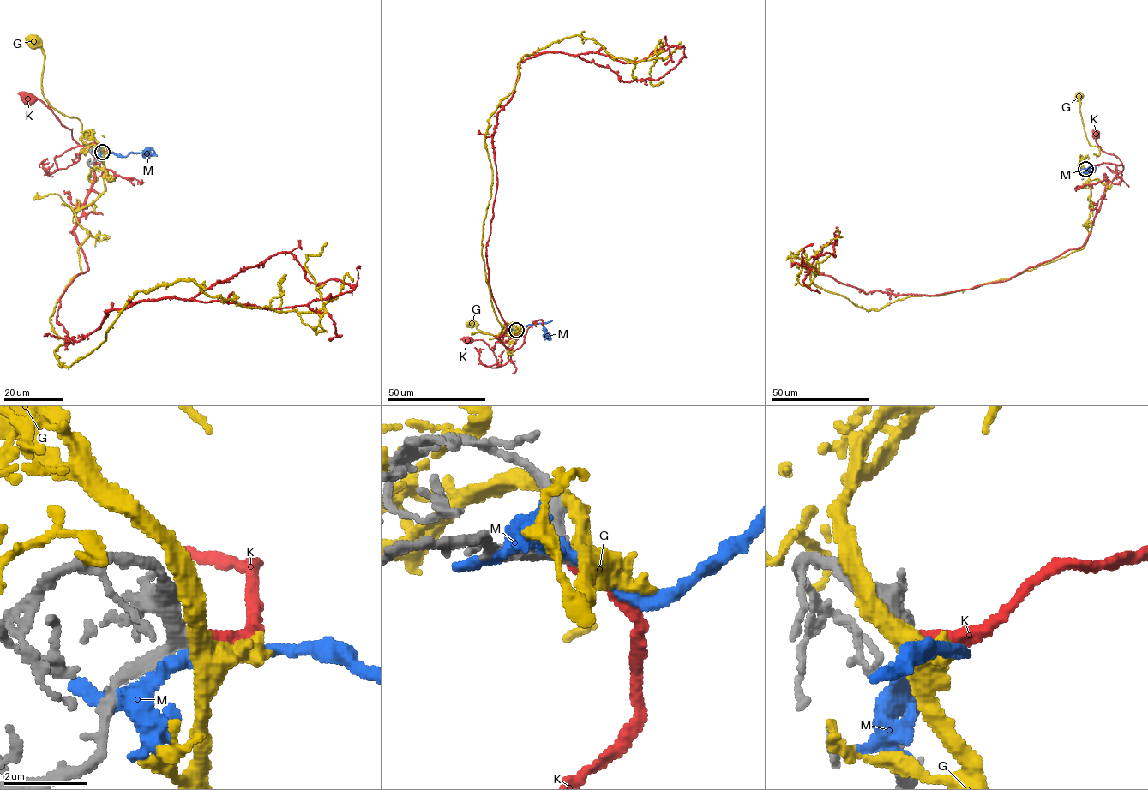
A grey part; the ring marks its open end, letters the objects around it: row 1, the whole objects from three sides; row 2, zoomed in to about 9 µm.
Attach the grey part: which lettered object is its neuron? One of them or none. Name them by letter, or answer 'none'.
K

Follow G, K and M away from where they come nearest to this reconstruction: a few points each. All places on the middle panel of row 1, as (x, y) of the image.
G: (516, 329), (513, 326), (509, 329), (510, 338), (501, 344), (493, 335), (477, 329), (477, 325), (471, 324)
K: (516, 329), (519, 338), (510, 349), (508, 360), (501, 366), (485, 342), (468, 340)
M: (513, 329), (521, 331), (528, 326), (542, 324), (549, 333), (543, 334)

